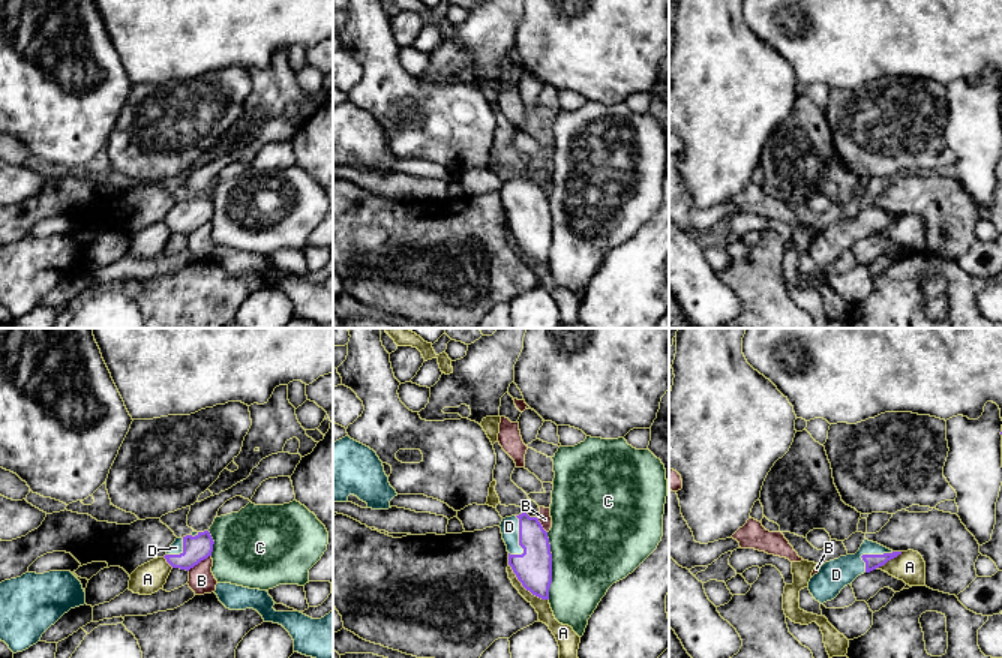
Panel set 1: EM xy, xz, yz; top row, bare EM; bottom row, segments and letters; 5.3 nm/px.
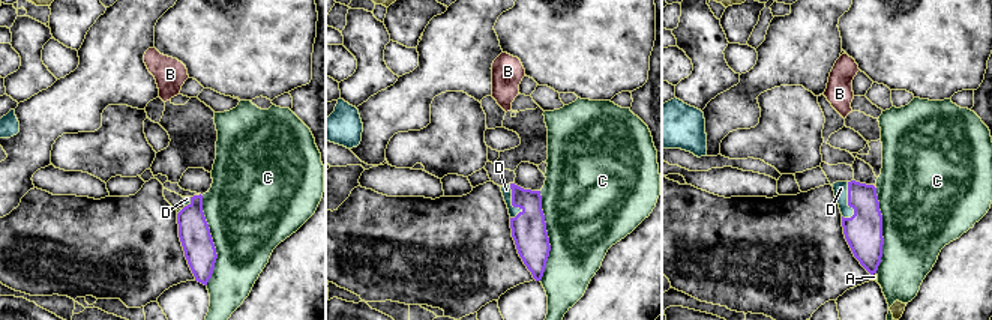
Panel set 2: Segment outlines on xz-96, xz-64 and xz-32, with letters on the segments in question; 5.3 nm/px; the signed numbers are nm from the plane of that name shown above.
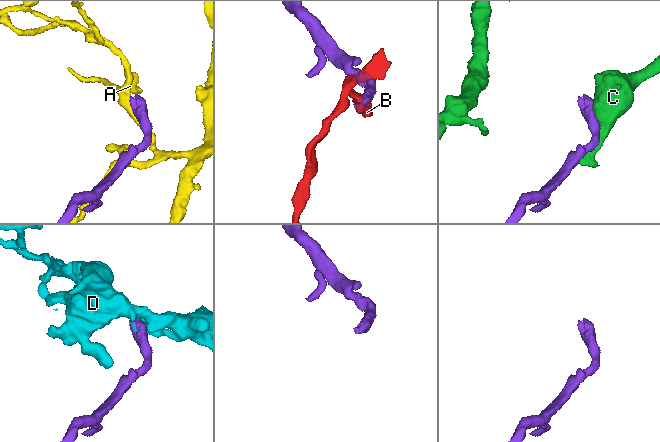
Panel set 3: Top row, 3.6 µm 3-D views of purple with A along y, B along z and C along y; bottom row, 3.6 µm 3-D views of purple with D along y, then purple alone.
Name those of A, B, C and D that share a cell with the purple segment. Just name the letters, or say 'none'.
D

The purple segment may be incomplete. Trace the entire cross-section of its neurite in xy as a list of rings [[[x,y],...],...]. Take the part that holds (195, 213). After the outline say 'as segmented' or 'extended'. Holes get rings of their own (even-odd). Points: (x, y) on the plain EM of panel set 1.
[[[195,195],[183,202],[176,202],[164,222],[172,232],[189,235],[201,225],[212,220],[213,208],[214,205],[208,195]]] | extended

